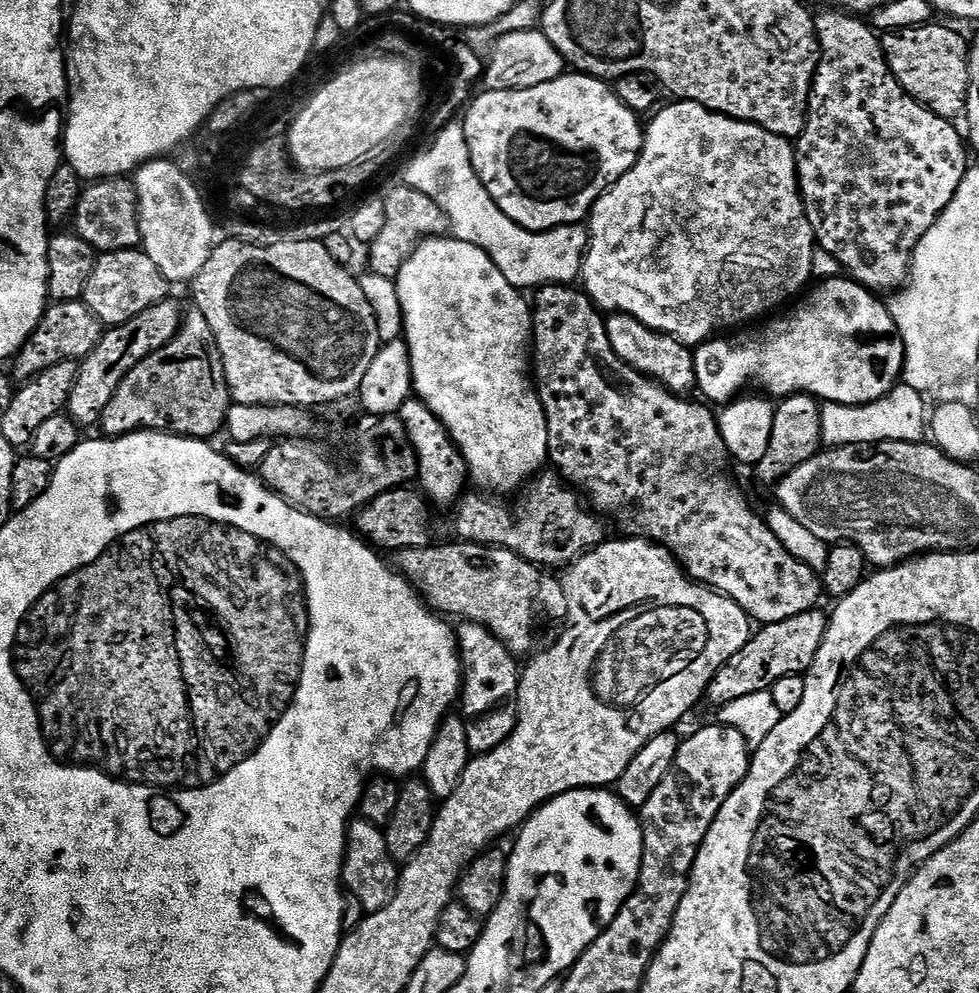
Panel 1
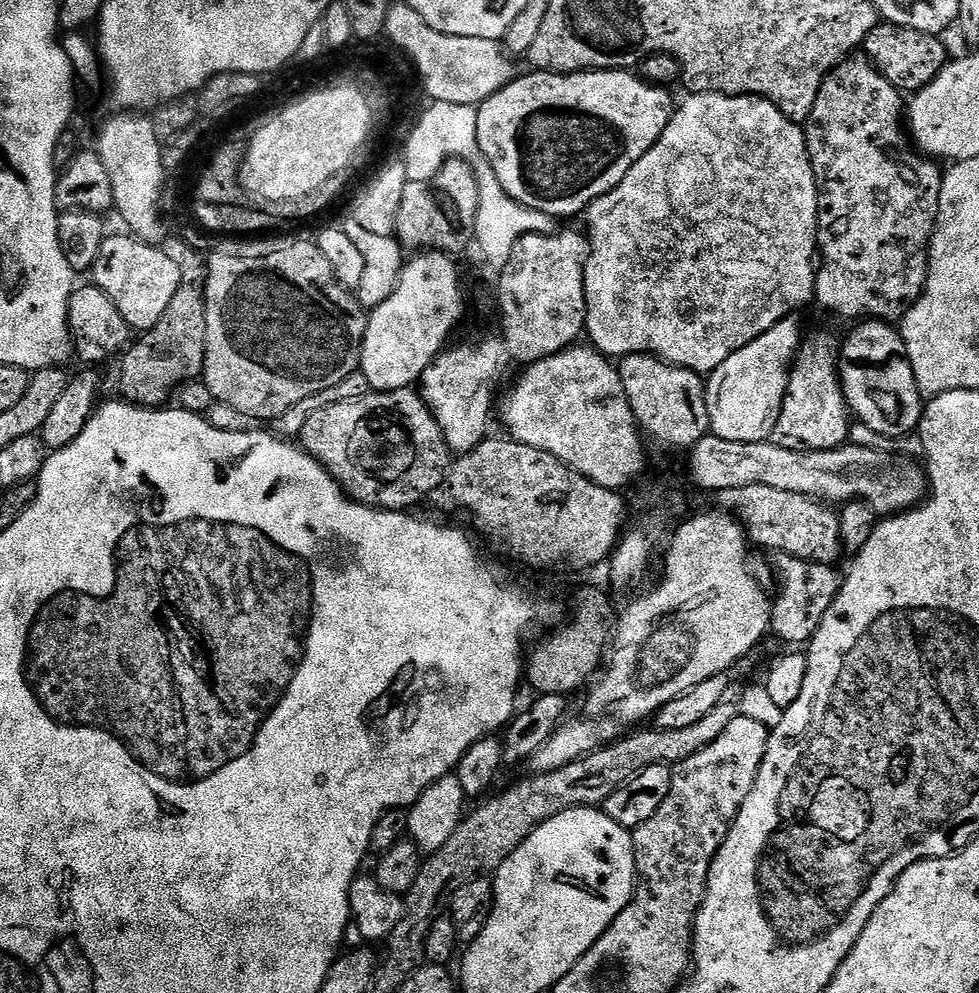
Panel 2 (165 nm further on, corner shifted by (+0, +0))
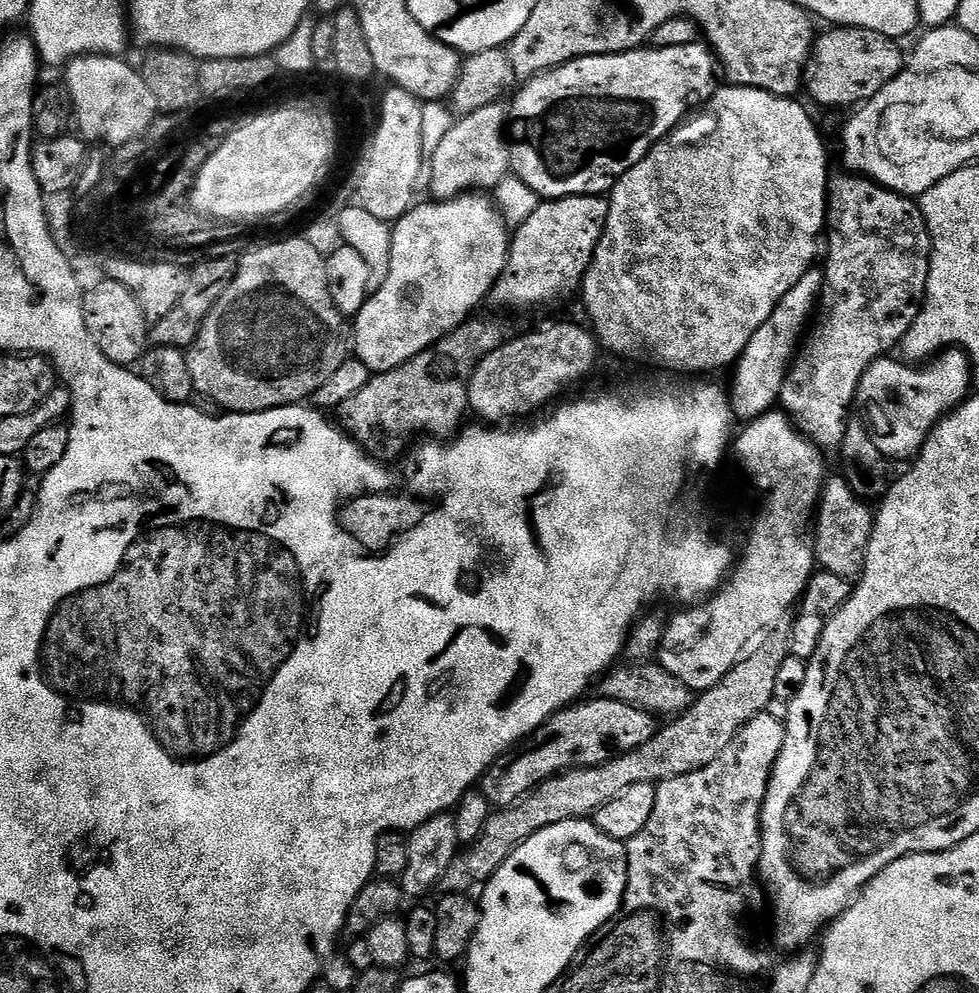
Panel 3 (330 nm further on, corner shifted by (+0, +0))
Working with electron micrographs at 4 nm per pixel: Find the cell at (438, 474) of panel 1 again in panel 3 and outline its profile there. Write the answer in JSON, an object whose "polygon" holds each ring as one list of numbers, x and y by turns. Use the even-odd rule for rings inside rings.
{"polygon":[[567,196,561,200,544,200,511,233,508,245,508,261,492,288,491,303,501,304,504,308,536,308,539,304,552,304,584,283,590,262,596,253,598,242,604,233,608,217,608,202,604,196]]}

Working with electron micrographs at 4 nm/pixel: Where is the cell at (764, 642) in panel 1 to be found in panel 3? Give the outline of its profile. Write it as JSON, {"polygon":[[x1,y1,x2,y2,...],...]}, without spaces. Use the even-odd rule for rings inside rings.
{"polygon":[[581,699,561,712,555,712,534,735,511,751,504,752,485,770,478,791,486,797,493,809,515,806,542,782,569,768,598,766,613,756,619,756,621,752,634,750,642,746,642,742,650,742,650,738,654,738,658,731,657,717,651,712,617,700,588,699]]}

